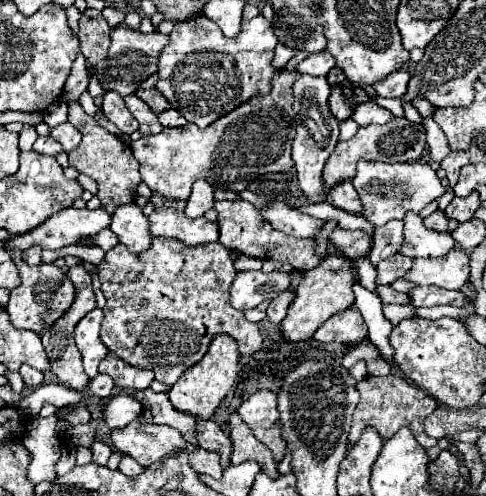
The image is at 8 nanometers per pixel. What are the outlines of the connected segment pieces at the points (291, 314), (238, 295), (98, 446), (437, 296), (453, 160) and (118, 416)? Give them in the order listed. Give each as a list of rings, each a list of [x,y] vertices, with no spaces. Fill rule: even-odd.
[[[327,255],[315,269],[303,273],[303,279],[297,287],[297,297],[289,305],[285,319],[277,325],[283,339],[287,341],[307,341],[313,337],[313,333],[319,329],[321,323],[325,323],[331,315],[347,309],[353,305],[353,279],[355,279],[355,267],[349,259]]]
[[[241,271],[231,285],[231,305],[239,311],[253,309],[265,299],[277,297],[277,293],[289,287],[287,273],[265,273],[265,271]]]
[[[95,443],[91,446],[92,460],[97,465],[107,465],[109,457],[112,454],[111,447],[103,443]]]
[[[415,287],[407,293],[415,307],[435,307],[435,305],[455,305],[461,307],[465,303],[465,295],[461,291],[447,291],[441,287]]]
[[[451,151],[451,153],[441,161],[441,167],[445,169],[451,187],[457,183],[459,169],[461,169],[463,165],[467,165],[467,163],[469,163],[469,155],[467,155],[467,151]]]
[[[119,393],[107,403],[103,415],[105,415],[105,423],[111,429],[115,429],[115,427],[121,429],[121,427],[125,427],[131,421],[139,418],[140,403],[132,394]]]

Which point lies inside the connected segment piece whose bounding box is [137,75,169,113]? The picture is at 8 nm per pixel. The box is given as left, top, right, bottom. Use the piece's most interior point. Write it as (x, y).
(147, 90)

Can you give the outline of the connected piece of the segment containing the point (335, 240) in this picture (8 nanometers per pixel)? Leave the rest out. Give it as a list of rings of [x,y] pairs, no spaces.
[[[337,225],[329,233],[329,243],[339,247],[345,257],[355,259],[355,257],[361,257],[361,255],[365,257],[369,253],[373,239],[367,237],[367,233],[363,233],[363,231],[349,231],[349,229],[341,229]]]

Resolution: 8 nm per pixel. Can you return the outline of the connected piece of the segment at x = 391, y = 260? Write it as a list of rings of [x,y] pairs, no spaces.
[[[401,253],[387,257],[377,265],[377,283],[391,285],[395,279],[401,279],[407,273],[407,269],[411,269],[411,261],[411,257],[405,257]]]

